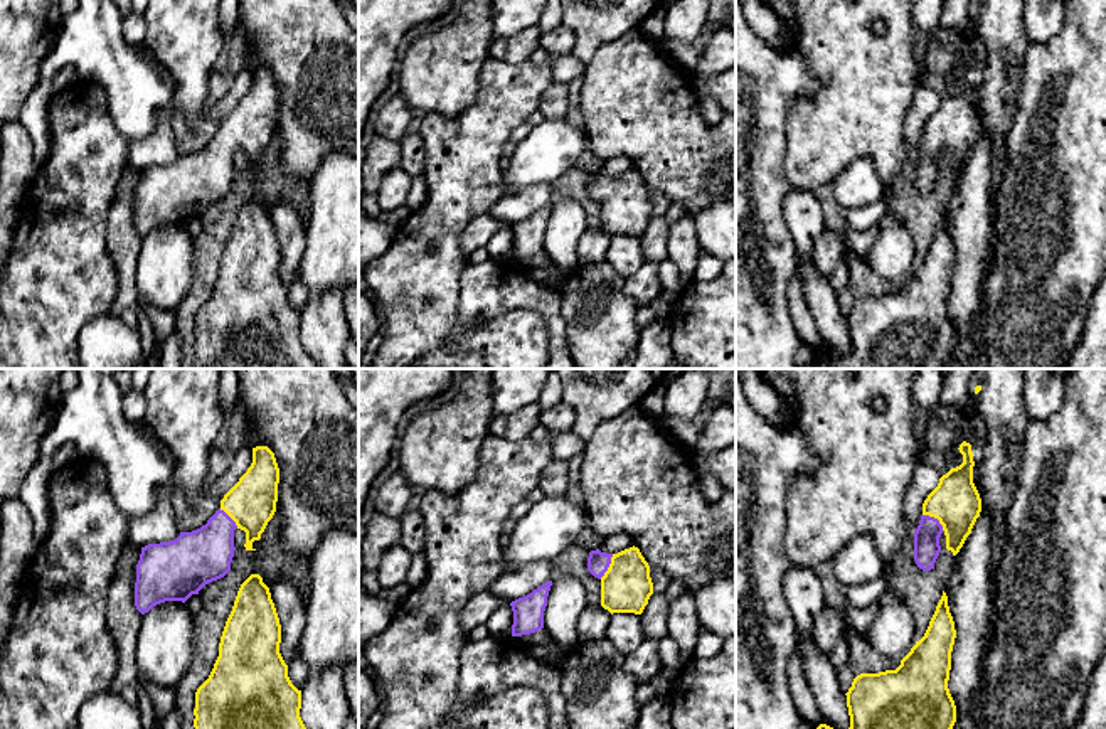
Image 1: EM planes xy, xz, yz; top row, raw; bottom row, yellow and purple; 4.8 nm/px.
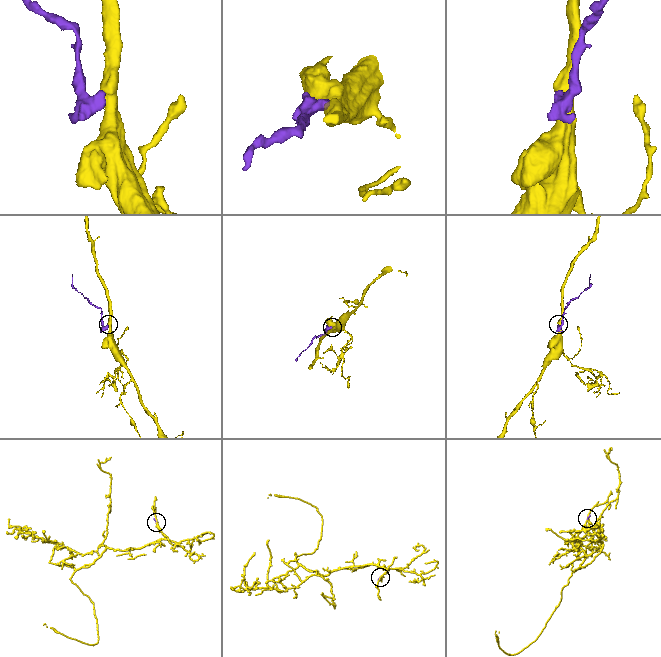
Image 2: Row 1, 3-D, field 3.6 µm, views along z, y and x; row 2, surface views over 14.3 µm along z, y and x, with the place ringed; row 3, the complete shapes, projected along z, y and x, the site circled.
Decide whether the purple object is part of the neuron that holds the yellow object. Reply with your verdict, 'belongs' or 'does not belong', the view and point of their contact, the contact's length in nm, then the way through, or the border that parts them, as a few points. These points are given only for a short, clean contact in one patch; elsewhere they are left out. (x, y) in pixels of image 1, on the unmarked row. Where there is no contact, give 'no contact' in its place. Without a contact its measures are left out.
belongs; contact yz (936, 140); length 140 nm; way yz (955, 125), (936, 140), (926, 160)

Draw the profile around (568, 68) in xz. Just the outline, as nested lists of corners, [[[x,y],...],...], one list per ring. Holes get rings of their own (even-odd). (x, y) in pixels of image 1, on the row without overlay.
[[[572,54],[552,57],[552,77],[554,82],[569,84],[572,81],[582,79],[584,62],[581,62]]]

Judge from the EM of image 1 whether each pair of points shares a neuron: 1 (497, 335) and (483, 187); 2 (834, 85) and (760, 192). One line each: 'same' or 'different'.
1: same
2: different

